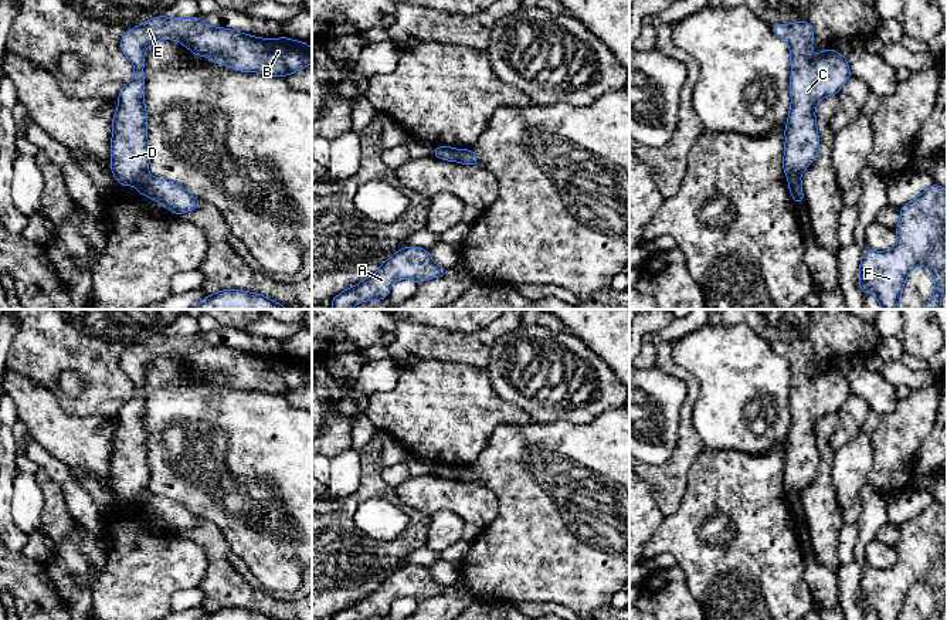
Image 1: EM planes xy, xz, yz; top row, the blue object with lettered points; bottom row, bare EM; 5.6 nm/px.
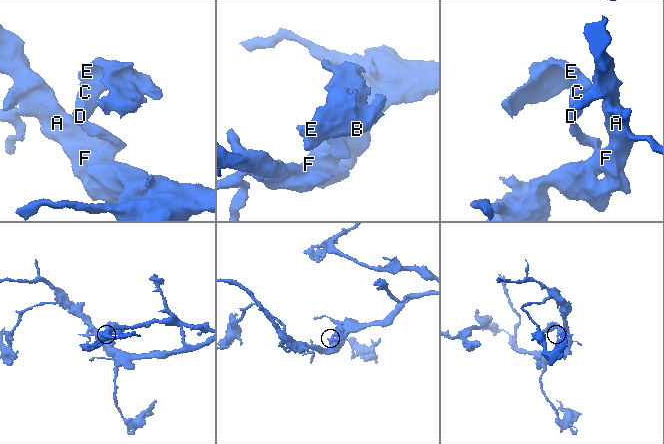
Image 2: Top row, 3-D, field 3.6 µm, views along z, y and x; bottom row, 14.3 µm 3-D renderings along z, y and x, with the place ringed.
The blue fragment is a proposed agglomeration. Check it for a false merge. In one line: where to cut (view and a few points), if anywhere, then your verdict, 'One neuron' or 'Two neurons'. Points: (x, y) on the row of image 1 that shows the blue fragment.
Split along xy (146, 170), (133, 185). Two neurons

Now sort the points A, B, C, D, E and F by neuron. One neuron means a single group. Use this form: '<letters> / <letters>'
A F / B C D E

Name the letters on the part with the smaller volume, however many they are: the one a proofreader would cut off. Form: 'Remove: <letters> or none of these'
Remove: B, C, D, E

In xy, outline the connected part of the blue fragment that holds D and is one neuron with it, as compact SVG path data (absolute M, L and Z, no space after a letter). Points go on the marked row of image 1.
M155 17L126 31L122 52L135 65L133 79L118 96L112 119L111 170L121 186L135 186L147 172L147 112L145 108L145 51L157 40L176 40L193 54L242 72L286 77L312 62L312 48L302 41L258 38L235 30L211 27L200 17Z

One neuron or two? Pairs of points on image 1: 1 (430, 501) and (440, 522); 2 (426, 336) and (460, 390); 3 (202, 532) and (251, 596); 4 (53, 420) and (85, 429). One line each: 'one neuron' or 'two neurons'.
1: two neurons
2: two neurons
3: one neuron
4: one neuron

